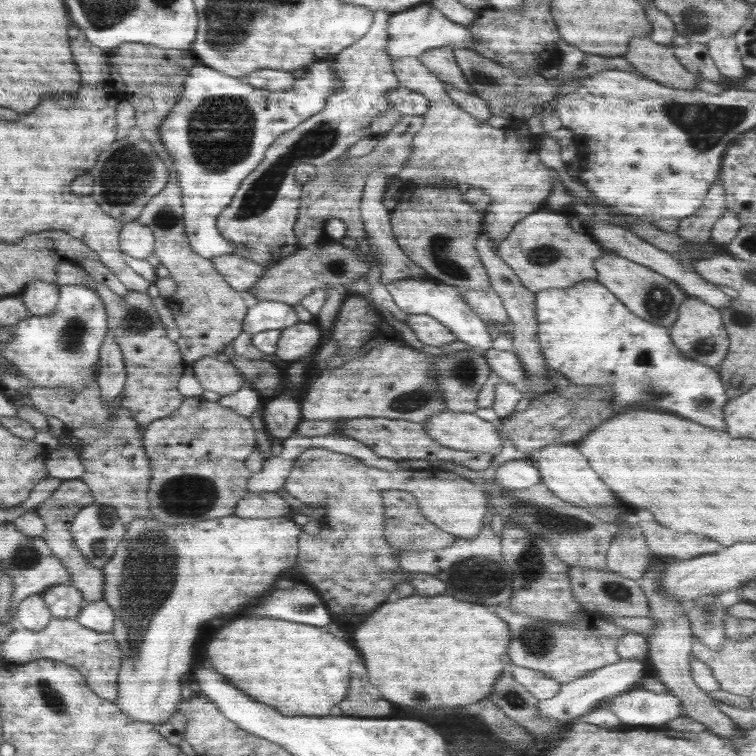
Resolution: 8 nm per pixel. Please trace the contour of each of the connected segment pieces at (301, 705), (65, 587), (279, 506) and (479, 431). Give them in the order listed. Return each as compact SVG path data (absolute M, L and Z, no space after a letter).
M238 618L220 629L206 646L206 661L218 674L226 676L238 690L276 708L284 716L328 716L330 708L347 694L350 662L358 660L358 652L344 640L308 624L272 618Z
M66 583L54 585L44 592L42 600L53 618L75 619L86 606L82 592Z
M247 491L246 496L238 501L234 515L240 518L278 518L288 517L290 512L290 505L277 492L261 492L261 494L255 494L255 492Z
M439 412L424 423L424 428L434 440L453 449L497 455L504 444L498 422L482 420L474 413Z

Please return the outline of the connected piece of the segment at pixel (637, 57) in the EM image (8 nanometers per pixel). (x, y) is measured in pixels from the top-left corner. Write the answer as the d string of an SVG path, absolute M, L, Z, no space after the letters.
M632 38L630 48L622 55L642 76L680 90L693 91L699 78L688 72L675 57L673 48L646 38Z

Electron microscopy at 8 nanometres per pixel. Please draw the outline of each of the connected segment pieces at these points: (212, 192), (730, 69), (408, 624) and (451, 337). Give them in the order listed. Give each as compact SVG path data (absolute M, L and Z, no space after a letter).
M337 55L329 56L326 60L313 62L305 74L290 90L270 92L265 88L254 88L243 80L230 78L227 74L216 72L208 66L192 67L183 82L180 100L170 110L166 120L162 120L158 128L158 137L162 147L166 149L169 158L174 160L174 169L178 175L178 187L182 191L183 223L186 239L198 256L210 259L215 256L230 255L236 251L236 244L230 244L220 236L217 229L218 215L232 202L233 196L242 185L244 179L262 163L266 150L282 134L298 127L304 120L322 112L329 94L339 87L337 76L333 72L333 64Z
M734 35L718 37L707 44L708 54L726 81L746 79L746 68L741 61Z
M437 595L432 598L426 598L426 596L408 596L408 598L402 598L402 600L396 600L396 602L386 602L382 604L380 608L376 608L356 630L354 630L354 646L360 650L362 658L364 658L364 664L366 664L366 670L368 670L368 678L370 678L370 684L374 684L386 700L390 702L396 702L396 704L406 704L406 706L412 706L412 708L456 708L456 706L466 706L466 704L472 704L472 702L478 702L482 700L490 690L492 690L492 684L498 680L502 668L506 666L508 662L508 654L506 654L506 648L508 648L508 640L510 640L510 632L508 632L508 626L506 622L498 620L496 614L492 614L488 607L482 606L482 604L468 604L468 602L458 602L458 600L452 598L452 596Z
M409 314L405 323L410 326L416 338L425 345L442 347L457 340L453 332L450 332L439 320L428 315Z

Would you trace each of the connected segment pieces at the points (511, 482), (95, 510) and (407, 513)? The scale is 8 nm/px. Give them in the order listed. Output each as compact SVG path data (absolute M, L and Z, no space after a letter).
M525 455L496 468L494 480L508 490L522 490L542 482L536 463Z
M98 502L80 509L70 523L73 543L96 568L111 559L125 529L117 510Z
M388 489L379 495L383 502L383 535L390 546L410 551L440 550L450 546L457 538L428 520L411 492Z

